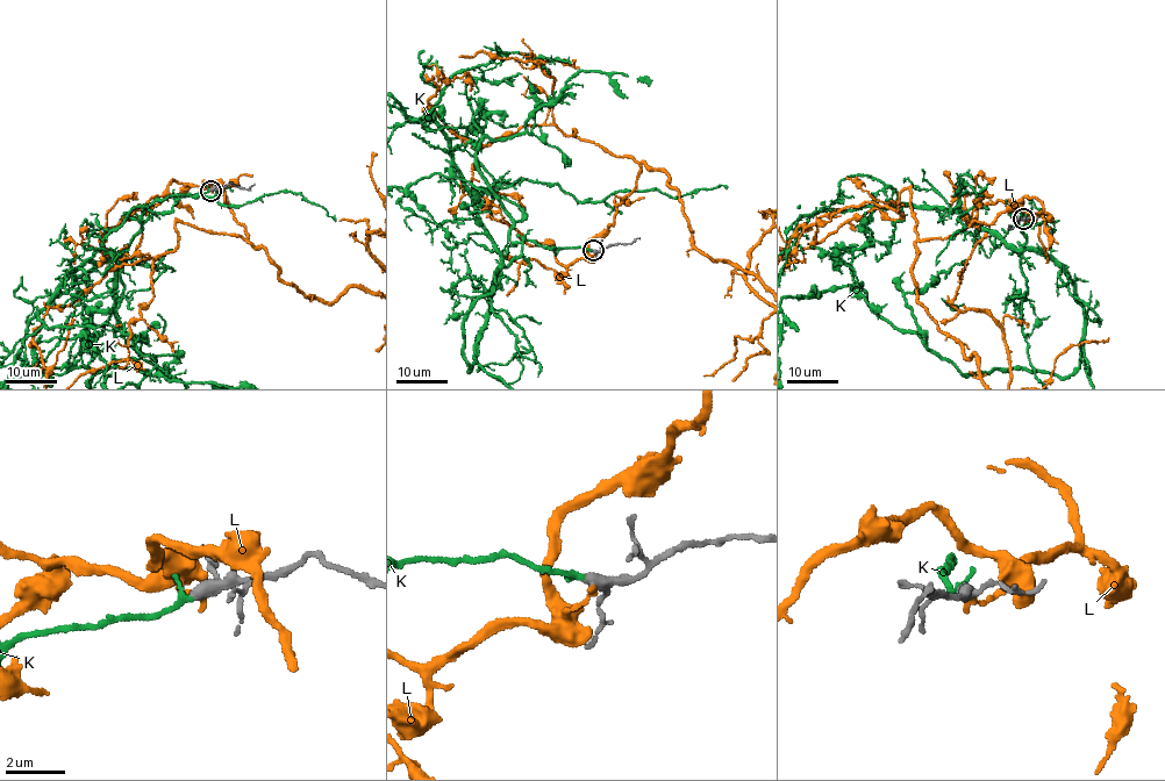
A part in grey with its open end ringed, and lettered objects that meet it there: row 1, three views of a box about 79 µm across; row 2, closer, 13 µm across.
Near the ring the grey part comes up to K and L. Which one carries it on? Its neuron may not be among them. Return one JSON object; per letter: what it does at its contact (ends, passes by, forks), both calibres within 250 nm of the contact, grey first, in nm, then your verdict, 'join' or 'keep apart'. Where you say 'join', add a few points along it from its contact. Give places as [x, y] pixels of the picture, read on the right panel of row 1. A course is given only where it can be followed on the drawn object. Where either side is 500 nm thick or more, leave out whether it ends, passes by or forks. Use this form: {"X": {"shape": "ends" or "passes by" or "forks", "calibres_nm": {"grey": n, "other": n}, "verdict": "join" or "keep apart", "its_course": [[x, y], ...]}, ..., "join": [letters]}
{"K": {"shape": "ends", "calibres_nm": {"grey": 320, "other": 200}, "verdict": "join"}, "L": {"shape": "ends", "calibres_nm": {"grey": 360, "other": 200}, "verdict": "keep apart"}, "join": ["K"]}

